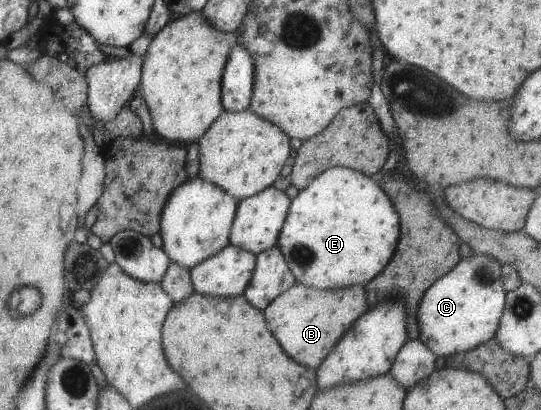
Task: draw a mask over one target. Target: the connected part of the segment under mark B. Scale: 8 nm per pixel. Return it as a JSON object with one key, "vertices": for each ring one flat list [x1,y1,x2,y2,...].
{"vertices":[[297,283,272,298,263,312,267,328,271,330,273,338,279,342,283,352,297,364,315,370,351,323,364,313,367,306,366,294,361,286,333,290,316,289]]}

